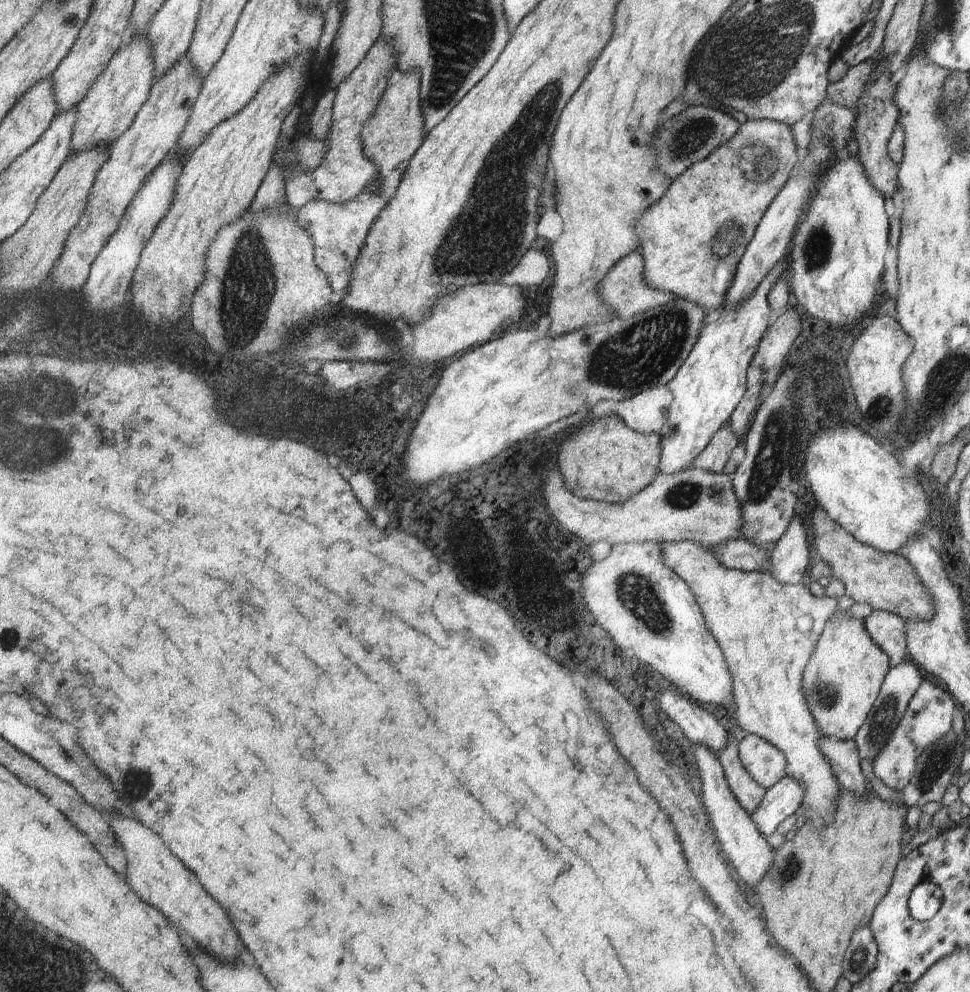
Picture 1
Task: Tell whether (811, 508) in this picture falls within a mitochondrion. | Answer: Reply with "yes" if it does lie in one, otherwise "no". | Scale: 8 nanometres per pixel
no

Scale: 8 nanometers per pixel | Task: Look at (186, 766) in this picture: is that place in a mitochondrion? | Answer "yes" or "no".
no

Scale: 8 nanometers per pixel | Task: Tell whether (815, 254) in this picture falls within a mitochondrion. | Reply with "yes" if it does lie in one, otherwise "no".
yes

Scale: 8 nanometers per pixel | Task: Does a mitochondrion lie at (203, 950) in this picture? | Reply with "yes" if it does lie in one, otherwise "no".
no

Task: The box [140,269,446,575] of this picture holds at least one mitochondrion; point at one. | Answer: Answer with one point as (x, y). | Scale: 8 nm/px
(349, 335)

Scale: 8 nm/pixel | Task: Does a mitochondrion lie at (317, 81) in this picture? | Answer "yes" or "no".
no

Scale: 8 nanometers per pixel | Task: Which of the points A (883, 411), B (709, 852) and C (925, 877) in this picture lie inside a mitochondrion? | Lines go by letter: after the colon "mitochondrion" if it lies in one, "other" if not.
A: mitochondrion
B: other
C: other

